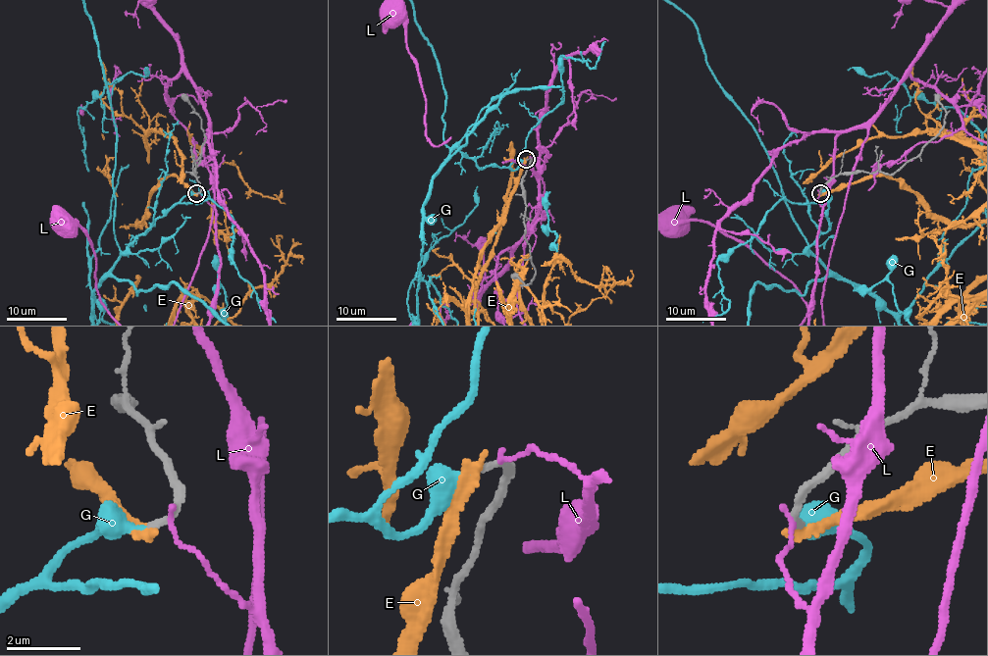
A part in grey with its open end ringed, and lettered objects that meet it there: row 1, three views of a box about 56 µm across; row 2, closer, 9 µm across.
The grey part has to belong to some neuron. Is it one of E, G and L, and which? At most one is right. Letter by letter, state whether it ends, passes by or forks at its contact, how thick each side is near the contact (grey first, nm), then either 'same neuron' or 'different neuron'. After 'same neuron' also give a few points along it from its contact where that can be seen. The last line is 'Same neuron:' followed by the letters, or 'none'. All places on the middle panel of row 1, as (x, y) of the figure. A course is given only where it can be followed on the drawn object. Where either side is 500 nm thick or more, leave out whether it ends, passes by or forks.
E: it ends | 180/320 nm | different neuron
G: it ends | 180/300 nm | same neuron | via (526, 159), (513, 170), (480, 168), (443, 141), (440, 66), (414, 4)
L: it ends | 260/130 nm | different neuron
Same neuron: G

